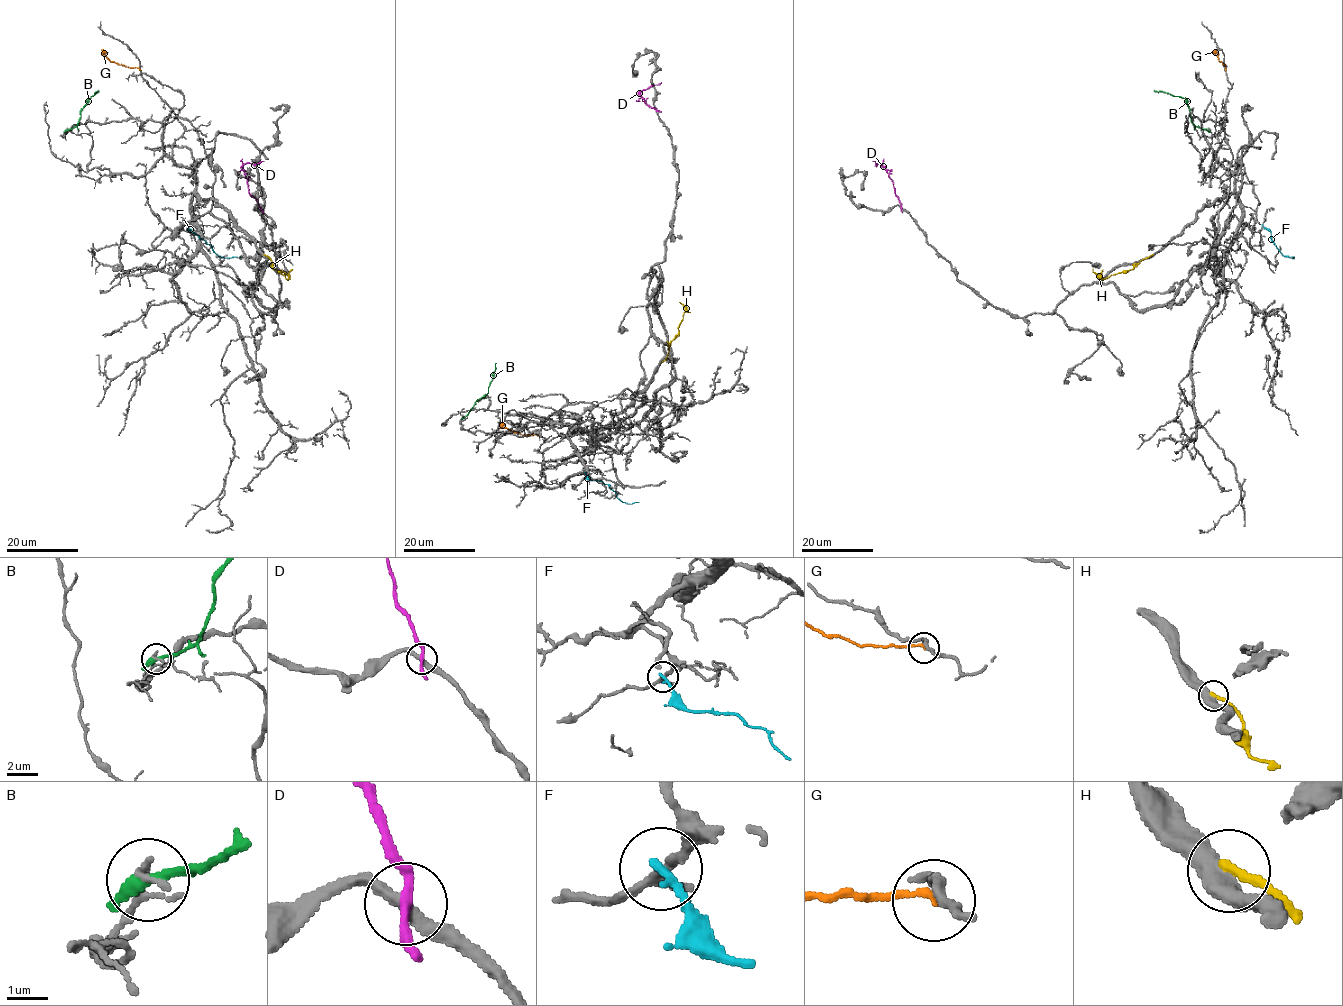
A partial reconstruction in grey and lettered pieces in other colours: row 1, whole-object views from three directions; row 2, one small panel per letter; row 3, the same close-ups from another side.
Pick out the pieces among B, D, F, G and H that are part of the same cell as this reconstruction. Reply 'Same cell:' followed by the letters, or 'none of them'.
Same cell: none of them

